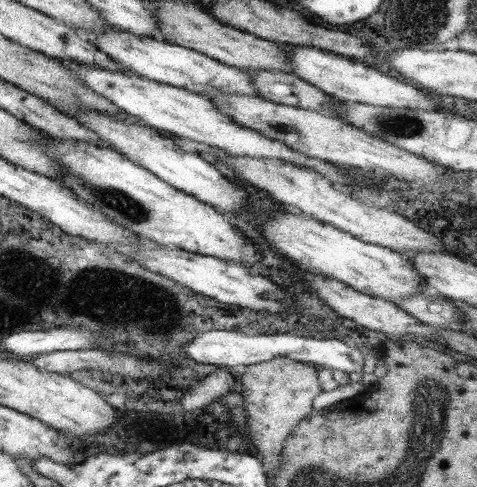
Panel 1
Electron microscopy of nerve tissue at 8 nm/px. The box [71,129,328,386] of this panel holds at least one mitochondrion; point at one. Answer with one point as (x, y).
(122, 203)

